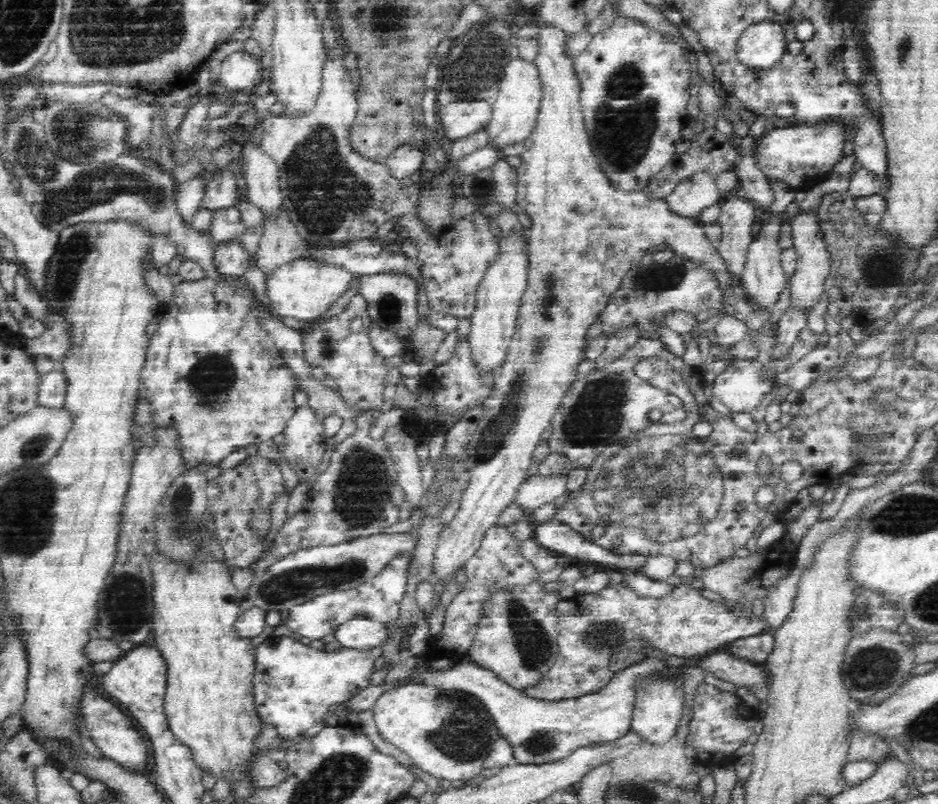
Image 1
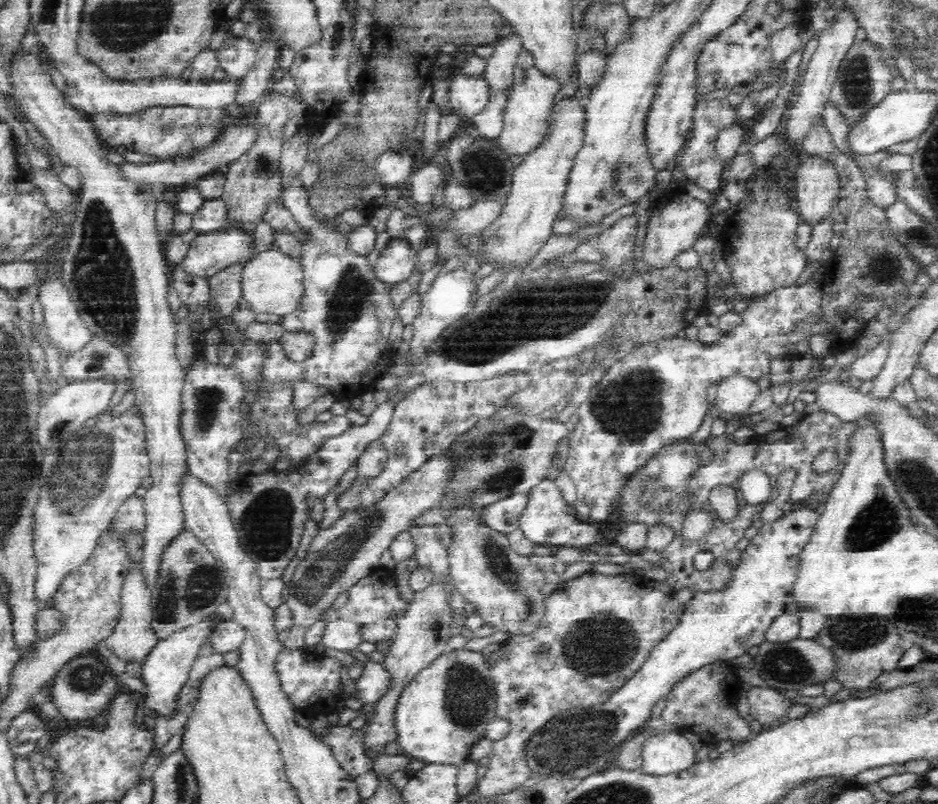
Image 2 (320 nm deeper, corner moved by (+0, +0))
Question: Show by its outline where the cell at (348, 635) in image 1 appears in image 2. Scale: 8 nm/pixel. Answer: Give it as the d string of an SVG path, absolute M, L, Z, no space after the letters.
M338 619L325 625L323 644L327 647L351 652L362 641L362 625L352 619Z

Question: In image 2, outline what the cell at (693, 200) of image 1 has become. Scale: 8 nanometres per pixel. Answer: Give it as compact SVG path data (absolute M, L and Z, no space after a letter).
M685 191L674 200L668 200L662 206L654 206L648 220L642 260L649 267L666 267L678 252L688 249L706 229L711 216L711 209L700 198L693 198Z

